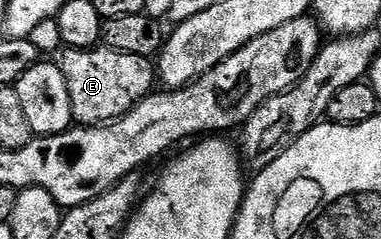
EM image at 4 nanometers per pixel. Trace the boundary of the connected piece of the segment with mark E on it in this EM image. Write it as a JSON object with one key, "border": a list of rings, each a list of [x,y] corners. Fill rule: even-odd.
{"border":[[[67,49],[62,54],[61,68],[69,87],[69,103],[80,126],[105,125],[124,117],[136,103],[157,85],[157,65],[152,58],[125,55],[116,49]]]}

